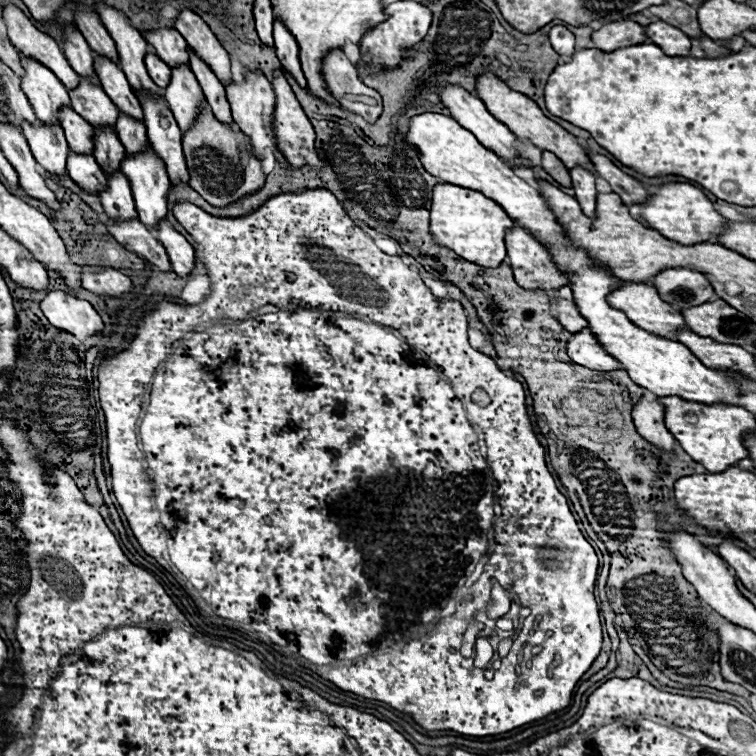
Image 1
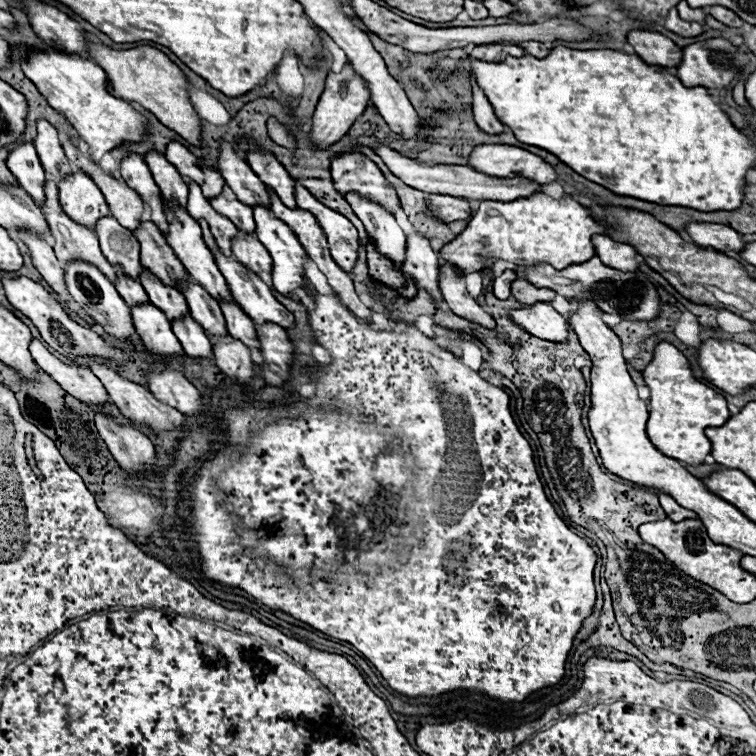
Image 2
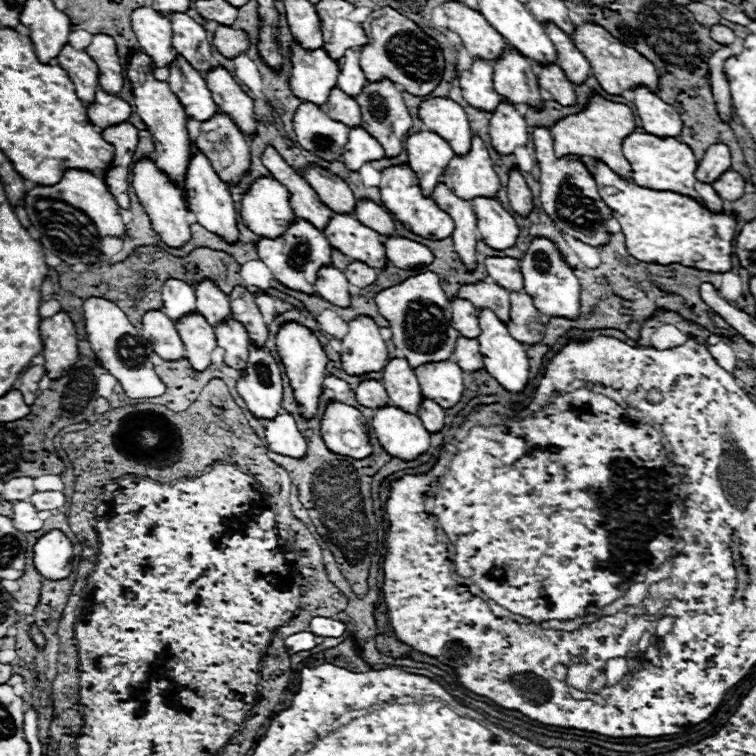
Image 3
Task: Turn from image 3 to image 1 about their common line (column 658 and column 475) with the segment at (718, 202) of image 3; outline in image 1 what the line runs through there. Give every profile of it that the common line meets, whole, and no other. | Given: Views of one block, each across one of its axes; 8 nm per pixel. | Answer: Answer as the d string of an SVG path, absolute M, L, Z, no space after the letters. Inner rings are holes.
M426 112L410 120L406 142L418 150L422 166L432 176L448 184L460 184L462 188L476 188L478 192L484 192L484 196L496 200L518 226L526 228L538 242L548 248L556 268L560 268L560 272L570 278L568 286L574 292L574 304L578 306L578 312L588 320L590 332L596 336L596 340L600 340L600 346L606 348L610 356L616 356L616 360L624 364L624 370L638 386L656 392L658 396L678 396L690 402L736 404L740 390L738 384L732 380L732 374L706 368L684 344L650 336L648 332L636 328L636 324L632 324L624 312L608 304L608 292L622 286L612 276L608 266L594 262L588 252L584 252L584 248L576 248L574 244L570 244L564 228L560 226L540 192L520 180L514 170L508 168L508 164L500 160L492 150L484 148L472 132L462 128L448 116Z

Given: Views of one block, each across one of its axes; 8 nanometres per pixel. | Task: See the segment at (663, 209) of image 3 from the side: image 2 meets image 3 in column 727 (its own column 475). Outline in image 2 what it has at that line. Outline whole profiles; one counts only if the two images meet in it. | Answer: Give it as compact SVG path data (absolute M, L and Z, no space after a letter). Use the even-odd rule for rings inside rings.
M534 194L512 202L484 200L470 218L466 230L442 248L440 258L452 260L452 264L456 264L464 274L480 272L498 260L516 266L550 264L552 268L562 270L594 256L590 236L596 232L608 234L608 230L592 218L588 208L570 196L556 200L546 194Z

